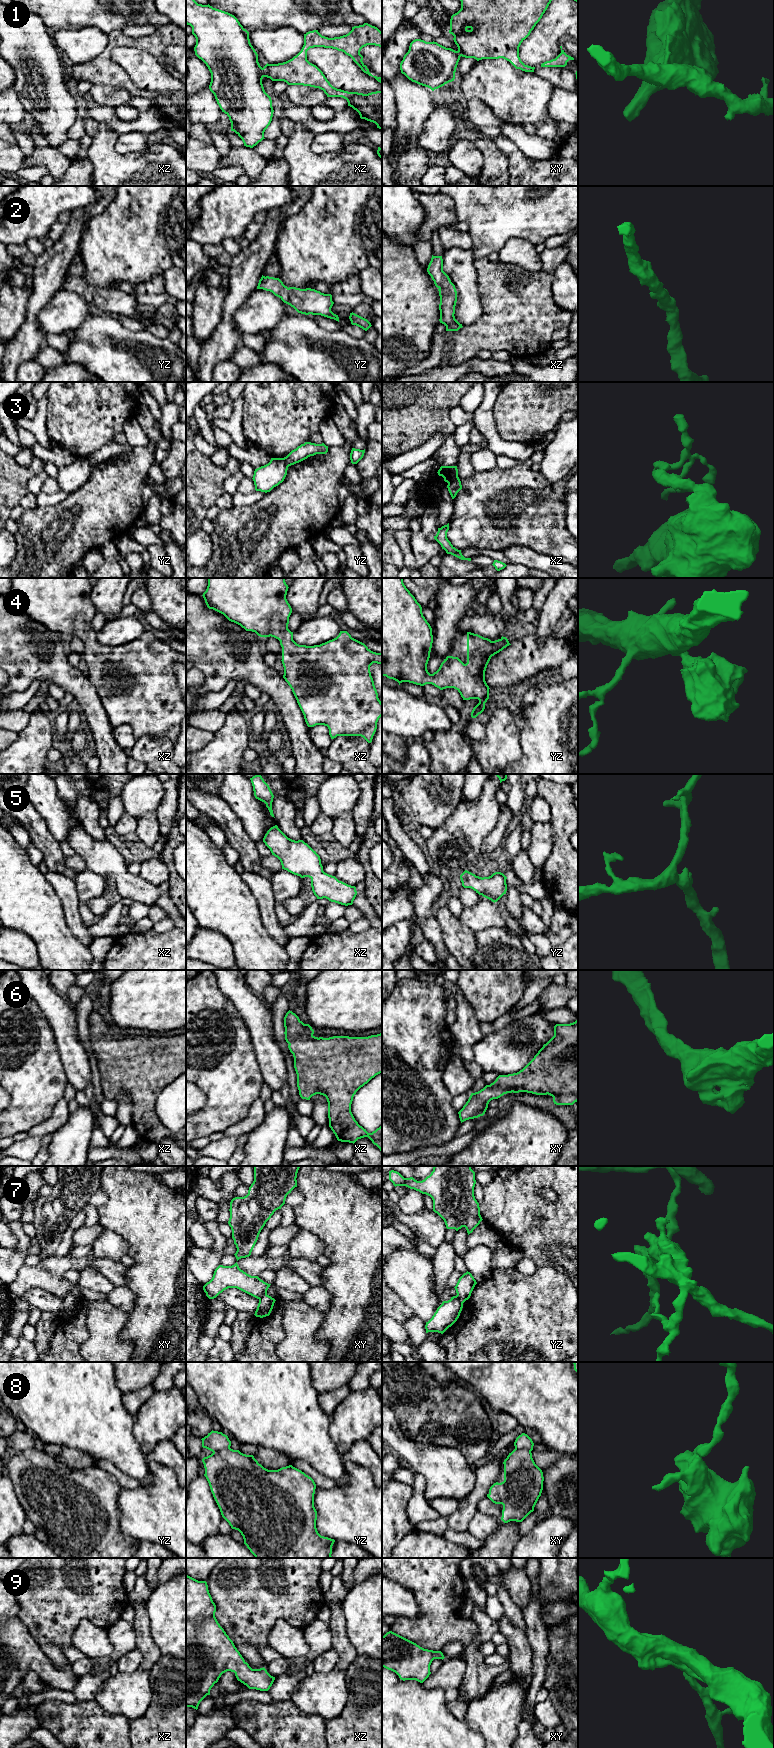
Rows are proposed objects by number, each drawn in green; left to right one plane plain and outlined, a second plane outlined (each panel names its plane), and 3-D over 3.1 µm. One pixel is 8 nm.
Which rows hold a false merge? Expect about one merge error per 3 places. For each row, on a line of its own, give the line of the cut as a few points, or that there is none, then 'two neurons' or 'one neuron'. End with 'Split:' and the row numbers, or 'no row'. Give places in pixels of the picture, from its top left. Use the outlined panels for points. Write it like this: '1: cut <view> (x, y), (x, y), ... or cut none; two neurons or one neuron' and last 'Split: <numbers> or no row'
1: cut xz (262, 68), (264, 76); two neurons
2: cut none; one neuron
3: cut xz (458, 477), (448, 483); two neurons
4: cut none; one neuron
5: cut none; one neuron
6: cut none; one neuron
7: cut yz (456, 1295), (463, 1302); two neurons
8: cut yz (229, 1447), (213, 1453); two neurons
9: cut none; one neuron
Split: 1, 3, 7, 8

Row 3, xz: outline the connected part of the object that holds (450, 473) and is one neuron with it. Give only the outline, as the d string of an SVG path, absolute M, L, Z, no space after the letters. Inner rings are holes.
M441 466L437 473L439 476L442 476L447 483L459 478L457 466Z

